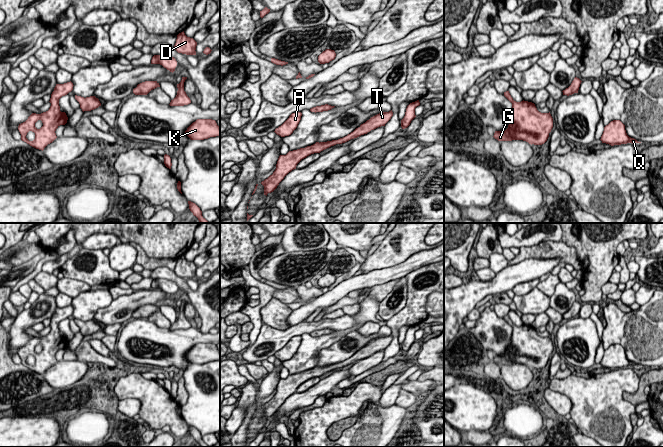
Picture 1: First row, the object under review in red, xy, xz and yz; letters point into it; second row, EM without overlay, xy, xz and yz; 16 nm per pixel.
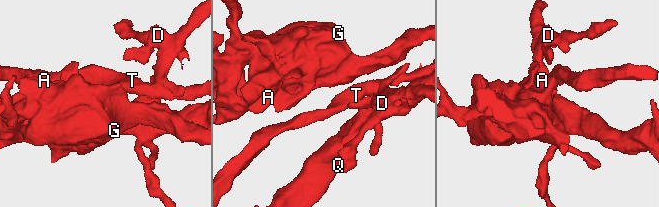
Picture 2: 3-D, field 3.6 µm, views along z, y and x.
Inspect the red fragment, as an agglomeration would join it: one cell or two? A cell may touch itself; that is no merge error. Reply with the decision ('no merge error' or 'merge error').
no merge error

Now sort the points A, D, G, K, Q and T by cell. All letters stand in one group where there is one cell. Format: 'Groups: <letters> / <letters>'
Groups: A D G K Q T

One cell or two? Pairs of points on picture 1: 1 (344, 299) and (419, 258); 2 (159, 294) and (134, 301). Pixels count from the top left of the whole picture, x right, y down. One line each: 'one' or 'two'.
1: one
2: one

